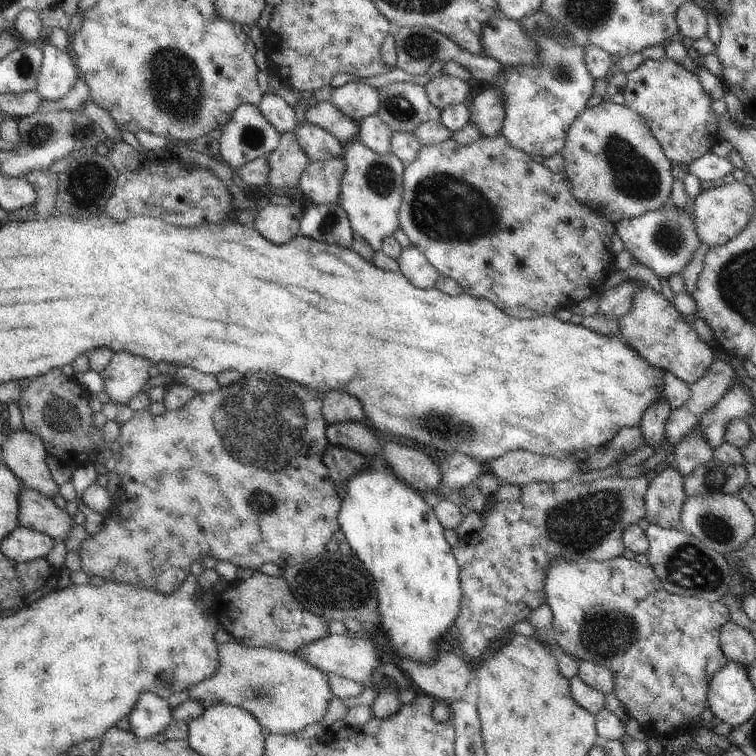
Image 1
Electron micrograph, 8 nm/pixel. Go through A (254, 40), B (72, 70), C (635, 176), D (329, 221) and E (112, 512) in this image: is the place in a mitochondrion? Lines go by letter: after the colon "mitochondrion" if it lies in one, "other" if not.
A: other
B: other
C: mitochondrion
D: mitochondrion
E: other

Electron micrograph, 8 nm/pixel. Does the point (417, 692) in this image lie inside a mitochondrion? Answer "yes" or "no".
no

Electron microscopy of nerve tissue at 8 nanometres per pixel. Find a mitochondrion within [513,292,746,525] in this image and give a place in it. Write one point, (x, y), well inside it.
(716, 476)

